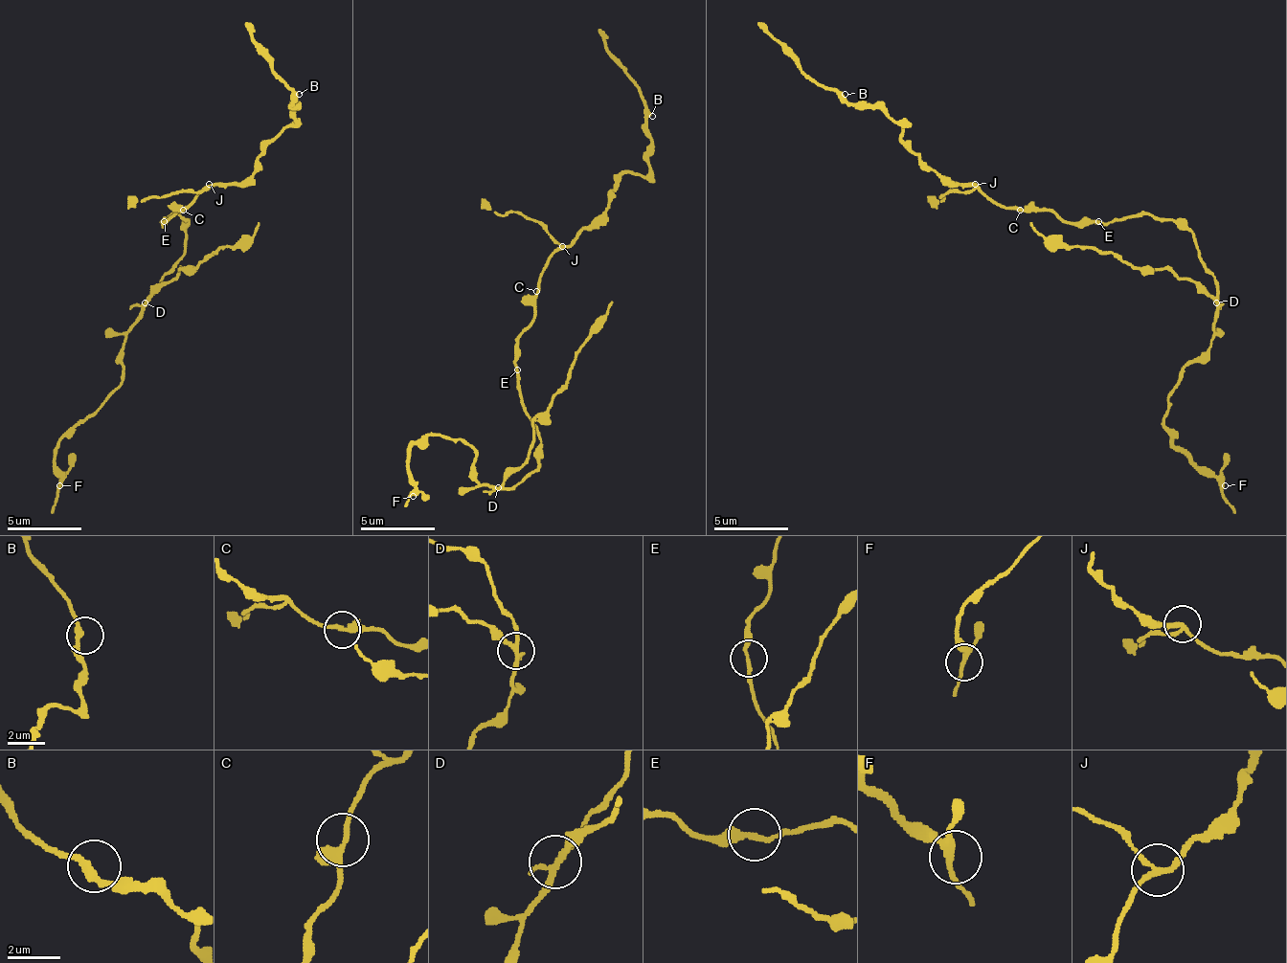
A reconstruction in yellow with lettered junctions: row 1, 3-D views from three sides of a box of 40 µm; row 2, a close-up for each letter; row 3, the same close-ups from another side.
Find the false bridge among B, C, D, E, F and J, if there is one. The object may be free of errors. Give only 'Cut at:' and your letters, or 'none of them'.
Cut at: D

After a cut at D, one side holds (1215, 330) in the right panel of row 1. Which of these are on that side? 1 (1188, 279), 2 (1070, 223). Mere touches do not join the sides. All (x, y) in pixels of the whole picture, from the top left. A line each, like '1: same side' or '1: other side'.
1: other side
2: same side

